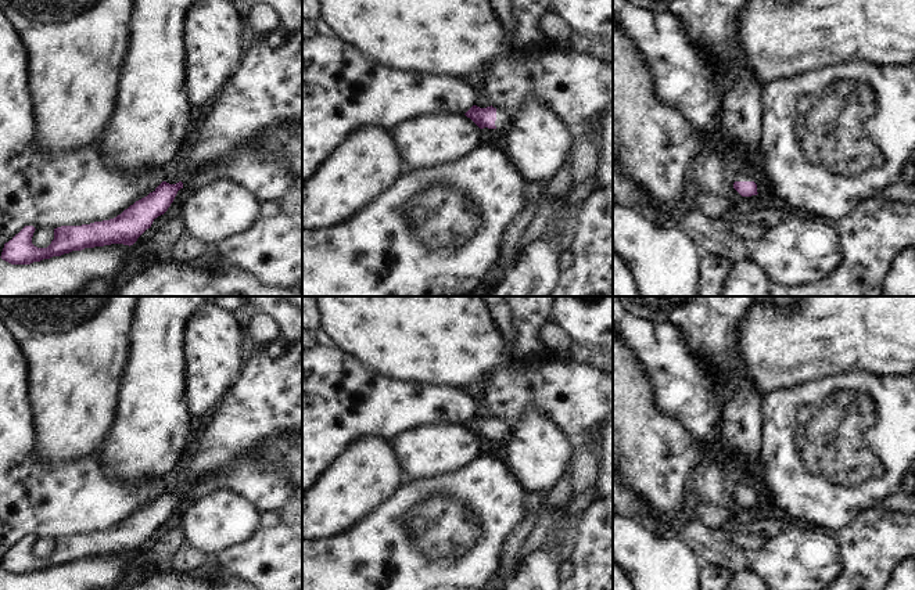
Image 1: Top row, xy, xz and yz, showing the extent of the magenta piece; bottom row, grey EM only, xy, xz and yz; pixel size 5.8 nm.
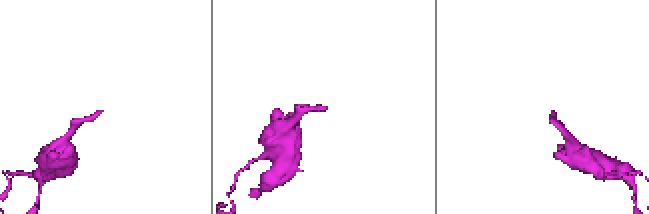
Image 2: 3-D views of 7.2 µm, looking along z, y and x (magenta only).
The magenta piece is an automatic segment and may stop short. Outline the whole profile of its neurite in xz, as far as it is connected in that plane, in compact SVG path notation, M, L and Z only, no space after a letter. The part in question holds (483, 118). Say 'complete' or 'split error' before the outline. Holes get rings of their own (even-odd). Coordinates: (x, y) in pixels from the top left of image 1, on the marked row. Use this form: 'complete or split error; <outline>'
split error; M473 105L466 114L480 129L498 129L505 132L512 122L512 112L496 109L492 105L487 108L480 108Z

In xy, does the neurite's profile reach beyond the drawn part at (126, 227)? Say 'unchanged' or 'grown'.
unchanged

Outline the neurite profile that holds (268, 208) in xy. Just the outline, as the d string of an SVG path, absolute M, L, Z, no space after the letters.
M263 201L259 205L259 215L261 217L273 217L276 215L280 215L280 208L279 204L273 202L273 201Z

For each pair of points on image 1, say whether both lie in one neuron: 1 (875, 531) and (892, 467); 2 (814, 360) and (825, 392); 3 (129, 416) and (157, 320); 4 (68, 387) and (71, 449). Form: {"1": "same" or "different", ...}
{"1": "different", "2": "different", "3": "same", "4": "same"}

